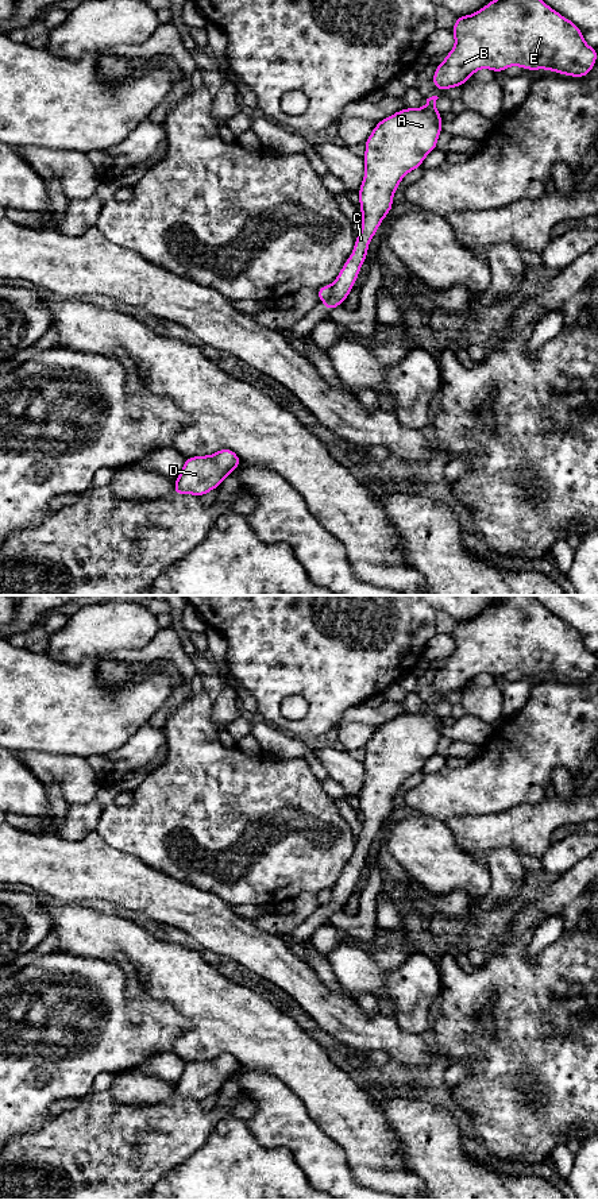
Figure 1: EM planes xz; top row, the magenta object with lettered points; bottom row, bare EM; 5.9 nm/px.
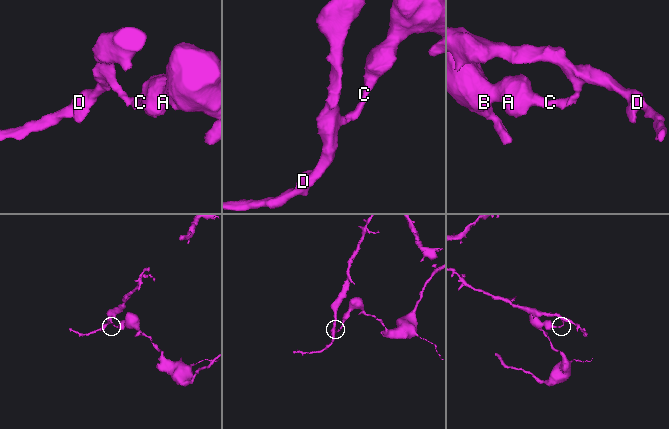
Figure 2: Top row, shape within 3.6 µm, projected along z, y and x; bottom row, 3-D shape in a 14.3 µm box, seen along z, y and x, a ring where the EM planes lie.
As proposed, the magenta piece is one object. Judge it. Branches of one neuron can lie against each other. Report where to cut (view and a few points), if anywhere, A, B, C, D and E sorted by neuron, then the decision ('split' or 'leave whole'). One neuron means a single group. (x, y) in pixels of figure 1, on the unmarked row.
cut xz (331, 890), (331, 899), (324, 906); groups A B C E / D; split

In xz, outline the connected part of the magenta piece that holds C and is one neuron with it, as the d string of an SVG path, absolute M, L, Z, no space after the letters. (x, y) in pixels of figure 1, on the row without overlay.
M432 701L423 713L404 713L385 722L366 744L364 782L358 795L362 834L355 842L351 861L331 890L331 902L324 906L328 917L340 911L352 895L370 845L393 814L393 800L402 783L421 772L425 761L437 753L444 728L435 711L437 703Z

